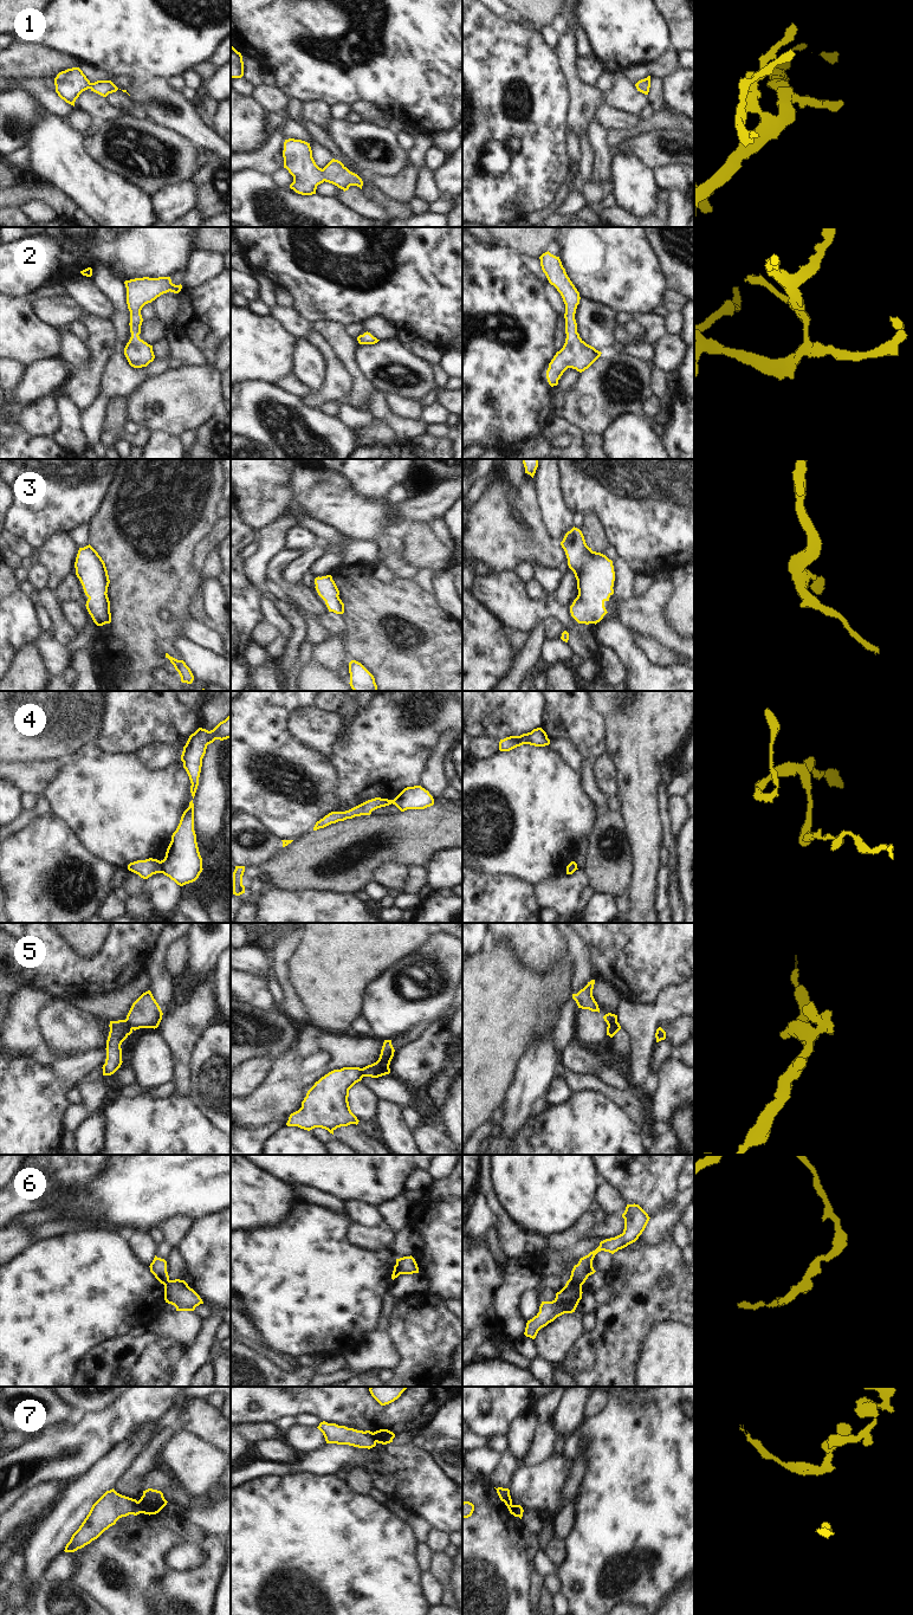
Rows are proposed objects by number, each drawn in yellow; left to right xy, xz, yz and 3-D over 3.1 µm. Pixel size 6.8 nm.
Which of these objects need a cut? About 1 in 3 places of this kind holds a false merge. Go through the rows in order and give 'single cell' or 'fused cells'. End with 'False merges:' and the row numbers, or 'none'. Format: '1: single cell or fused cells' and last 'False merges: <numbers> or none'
1: single cell
2: single cell
3: single cell
4: fused cells
5: fused cells
6: fused cells
7: fused cells
False merges: 4, 5, 6, 7

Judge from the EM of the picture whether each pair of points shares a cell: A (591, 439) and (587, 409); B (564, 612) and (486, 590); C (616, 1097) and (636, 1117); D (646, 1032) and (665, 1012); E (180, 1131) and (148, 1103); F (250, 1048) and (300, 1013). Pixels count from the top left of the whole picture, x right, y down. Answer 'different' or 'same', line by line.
A: different
B: same
C: same
D: same
E: same
F: different

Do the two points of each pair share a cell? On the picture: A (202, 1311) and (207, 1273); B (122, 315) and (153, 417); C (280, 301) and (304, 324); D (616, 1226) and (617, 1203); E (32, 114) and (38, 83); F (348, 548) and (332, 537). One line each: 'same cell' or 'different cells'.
A: different cells
B: different cells
C: different cells
D: different cells
E: different cells
F: same cell

